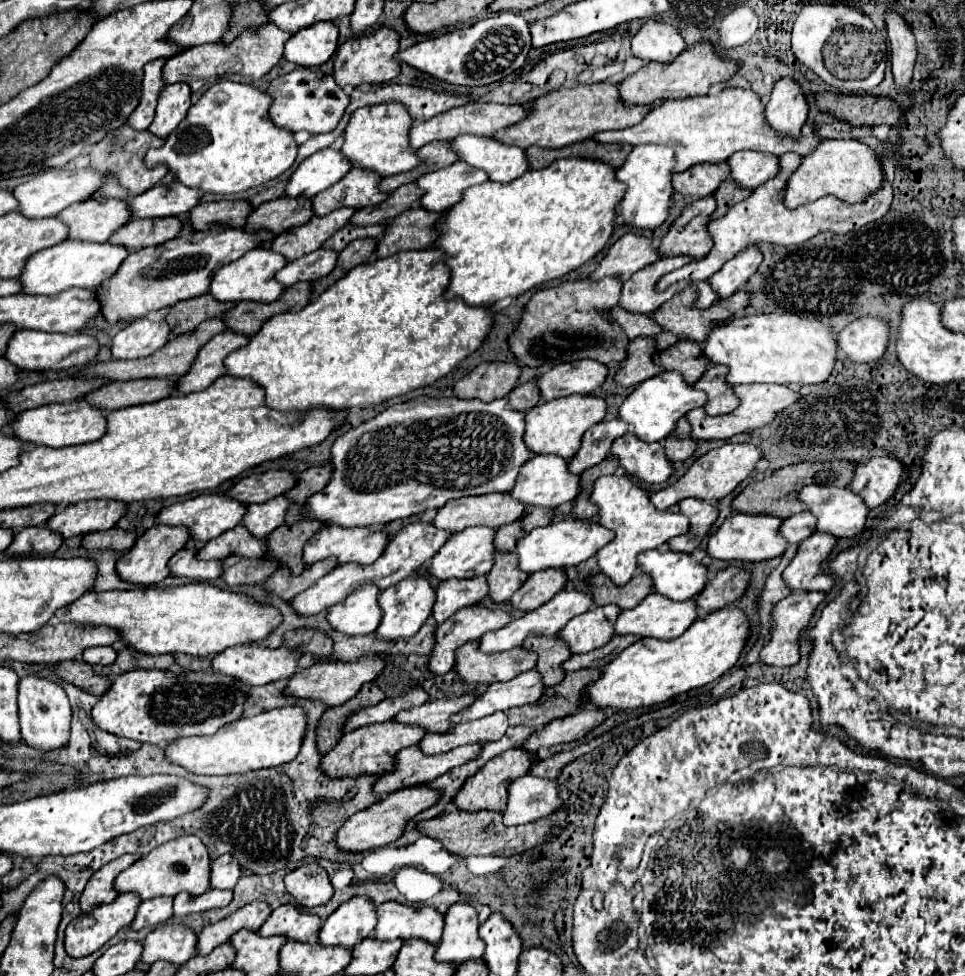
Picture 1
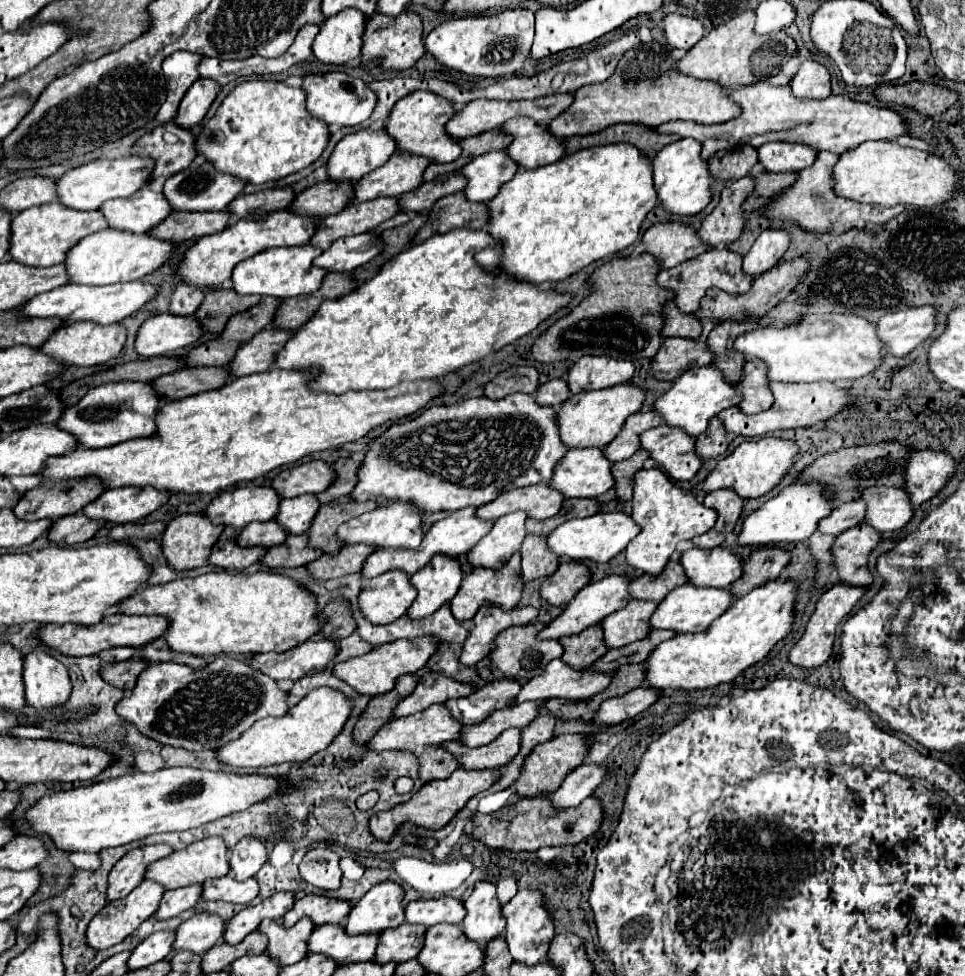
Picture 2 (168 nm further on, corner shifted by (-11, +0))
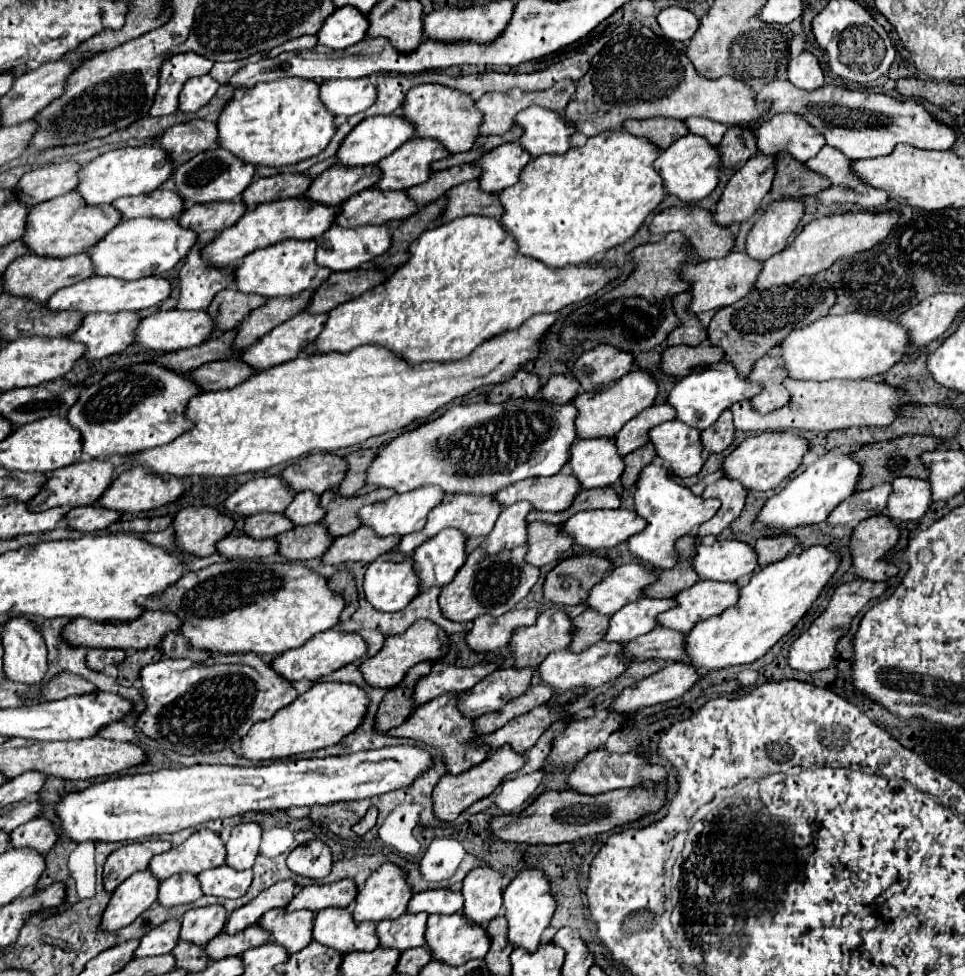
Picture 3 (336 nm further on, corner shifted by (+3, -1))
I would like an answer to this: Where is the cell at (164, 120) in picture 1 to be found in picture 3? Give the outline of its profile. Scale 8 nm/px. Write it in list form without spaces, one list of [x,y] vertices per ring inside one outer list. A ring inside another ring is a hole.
[[[210,75],[188,79],[180,93],[180,111],[198,111],[214,97],[218,87],[220,83]]]

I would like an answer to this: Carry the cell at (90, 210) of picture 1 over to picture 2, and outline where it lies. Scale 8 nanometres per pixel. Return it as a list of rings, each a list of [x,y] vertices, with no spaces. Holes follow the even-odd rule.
[[[140,188],[130,198],[106,200],[106,204],[100,206],[100,212],[104,214],[110,228],[144,234],[170,214],[170,206],[166,204],[166,198],[162,194]]]

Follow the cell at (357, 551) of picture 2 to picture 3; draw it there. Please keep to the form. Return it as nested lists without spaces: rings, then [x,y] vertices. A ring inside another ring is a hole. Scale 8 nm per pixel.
[[[360,527],[348,535],[342,535],[334,541],[332,549],[324,553],[324,563],[326,565],[340,565],[348,561],[366,561],[372,563],[380,555],[388,553],[400,543],[402,537],[378,537],[374,529],[370,527]]]

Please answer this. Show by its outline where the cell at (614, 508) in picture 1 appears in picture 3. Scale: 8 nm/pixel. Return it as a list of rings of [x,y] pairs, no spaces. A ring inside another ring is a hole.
[[[654,463],[644,467],[644,471],[640,473],[634,503],[636,513],[642,515],[648,521],[648,525],[642,533],[632,535],[628,539],[628,549],[634,557],[658,569],[672,569],[678,561],[676,541],[686,533],[696,533],[698,527],[710,517],[714,517],[720,509],[720,499],[704,499],[700,495],[694,495],[688,487],[676,483],[666,467]]]

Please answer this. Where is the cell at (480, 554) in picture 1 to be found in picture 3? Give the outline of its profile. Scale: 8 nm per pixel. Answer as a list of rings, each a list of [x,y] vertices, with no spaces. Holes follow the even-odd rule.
[[[518,501],[500,513],[496,527],[486,537],[488,553],[496,553],[502,549],[514,549],[526,543],[528,539],[526,515],[530,513],[530,509],[532,505],[528,501]]]

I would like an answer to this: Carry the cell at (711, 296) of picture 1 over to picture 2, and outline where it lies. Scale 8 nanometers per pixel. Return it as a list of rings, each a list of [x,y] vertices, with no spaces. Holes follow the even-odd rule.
[[[710,248],[708,252],[696,256],[696,258],[690,258],[670,270],[662,270],[658,272],[656,276],[656,282],[660,288],[664,290],[670,290],[674,296],[674,304],[680,312],[686,312],[686,314],[692,314],[694,310],[698,310],[698,302],[700,298],[706,294],[708,288],[716,286],[728,294],[744,294],[748,292],[750,284],[752,284],[752,278],[746,276],[742,272],[742,256],[736,254],[736,252],[730,252],[726,248]]]

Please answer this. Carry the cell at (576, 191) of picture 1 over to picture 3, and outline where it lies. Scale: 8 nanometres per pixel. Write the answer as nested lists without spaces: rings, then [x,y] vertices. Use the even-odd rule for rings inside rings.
[[[604,131],[594,135],[582,147],[572,147],[564,155],[540,155],[532,159],[520,181],[500,193],[504,205],[502,225],[518,241],[518,249],[548,267],[564,267],[590,261],[596,253],[604,253],[630,239],[644,219],[666,199],[662,177],[654,169],[660,149],[644,139],[626,131]]]

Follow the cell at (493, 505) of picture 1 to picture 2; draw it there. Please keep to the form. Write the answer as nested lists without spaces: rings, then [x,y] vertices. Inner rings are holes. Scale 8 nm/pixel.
[[[548,484],[514,488],[514,490],[502,492],[496,500],[480,506],[476,510],[476,516],[480,520],[498,520],[504,514],[522,510],[528,514],[528,518],[546,520],[560,510],[562,500],[564,496],[558,496],[558,492],[554,492]]]

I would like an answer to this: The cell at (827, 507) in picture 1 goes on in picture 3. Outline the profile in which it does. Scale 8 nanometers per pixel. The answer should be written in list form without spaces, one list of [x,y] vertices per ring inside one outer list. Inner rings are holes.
[[[898,477],[892,483],[894,491],[888,499],[888,517],[894,521],[920,519],[932,505],[932,489],[928,481],[918,477]]]

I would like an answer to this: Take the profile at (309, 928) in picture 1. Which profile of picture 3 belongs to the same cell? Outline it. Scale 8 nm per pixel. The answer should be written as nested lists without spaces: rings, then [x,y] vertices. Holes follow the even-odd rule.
[[[340,879],[332,883],[312,883],[302,887],[290,901],[286,911],[310,909],[320,911],[324,907],[348,907],[358,893],[358,885],[352,879]]]

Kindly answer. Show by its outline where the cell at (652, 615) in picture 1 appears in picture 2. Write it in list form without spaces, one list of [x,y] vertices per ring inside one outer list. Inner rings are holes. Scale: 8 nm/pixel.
[[[684,584],[674,588],[656,608],[650,618],[650,628],[666,628],[674,632],[702,632],[706,630],[714,618],[722,616],[726,608],[732,604],[734,596],[728,590],[718,588],[694,588],[692,584]]]

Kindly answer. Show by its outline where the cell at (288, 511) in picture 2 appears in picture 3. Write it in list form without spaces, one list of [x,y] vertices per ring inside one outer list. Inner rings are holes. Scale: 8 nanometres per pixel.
[[[302,491],[294,497],[294,501],[286,507],[284,515],[288,515],[288,519],[294,525],[312,525],[312,523],[320,523],[324,519],[324,509],[320,507],[320,497],[312,491]]]

